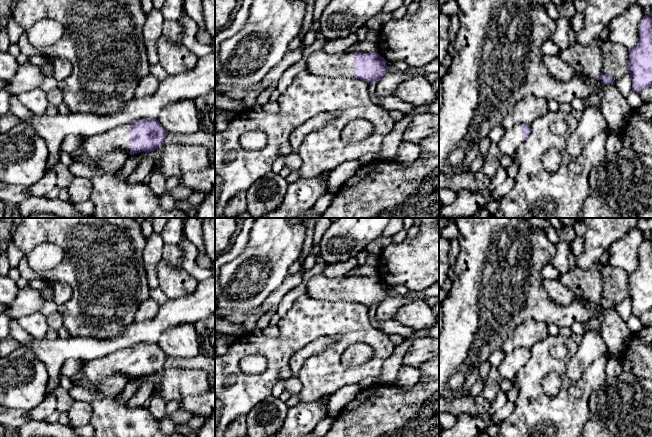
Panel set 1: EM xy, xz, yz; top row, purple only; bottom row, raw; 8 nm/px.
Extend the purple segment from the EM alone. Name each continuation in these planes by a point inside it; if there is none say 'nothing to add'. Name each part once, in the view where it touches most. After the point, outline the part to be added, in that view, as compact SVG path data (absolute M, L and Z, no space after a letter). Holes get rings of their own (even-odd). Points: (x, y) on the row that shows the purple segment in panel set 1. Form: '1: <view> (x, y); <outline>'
1: xy (118, 139); M130 124L84 139L83 150L92 159L112 151L125 151L130 155Z

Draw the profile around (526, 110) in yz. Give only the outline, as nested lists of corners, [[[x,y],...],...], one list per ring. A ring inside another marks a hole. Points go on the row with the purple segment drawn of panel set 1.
[[[528,95],[516,102],[512,111],[503,119],[501,126],[509,130],[519,123],[531,124],[548,112],[548,101],[545,98]]]

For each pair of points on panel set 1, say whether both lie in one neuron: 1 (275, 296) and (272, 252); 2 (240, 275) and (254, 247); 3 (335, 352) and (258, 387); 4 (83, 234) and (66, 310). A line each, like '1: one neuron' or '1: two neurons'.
1: two neurons
2: one neuron
3: one neuron
4: one neuron

